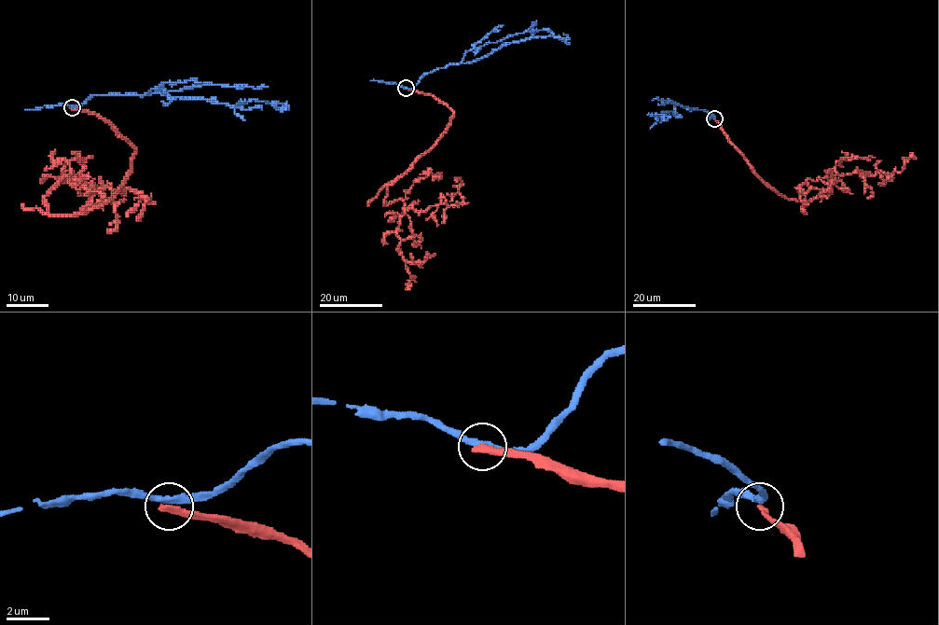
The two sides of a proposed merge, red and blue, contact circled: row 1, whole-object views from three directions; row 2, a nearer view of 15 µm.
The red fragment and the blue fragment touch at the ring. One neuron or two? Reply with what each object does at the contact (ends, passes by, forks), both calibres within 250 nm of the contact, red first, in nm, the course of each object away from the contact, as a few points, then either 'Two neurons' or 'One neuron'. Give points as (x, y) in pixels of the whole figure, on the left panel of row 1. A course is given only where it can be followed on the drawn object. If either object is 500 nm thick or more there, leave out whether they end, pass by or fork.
At the ring red ends. At the ring blue passes by. Thickness 360 nm (red) against 280 nm. Course of red: (72, 107), (134, 153), (107, 200), (50, 215), (43, 198), (71, 175), (135, 189), (148, 200), (135, 221). Course of blue: (72, 107), (98, 95), (143, 94), (160, 89), (172, 98), (234, 106), (267, 101), (284, 109), (280, 112). Two neurons

